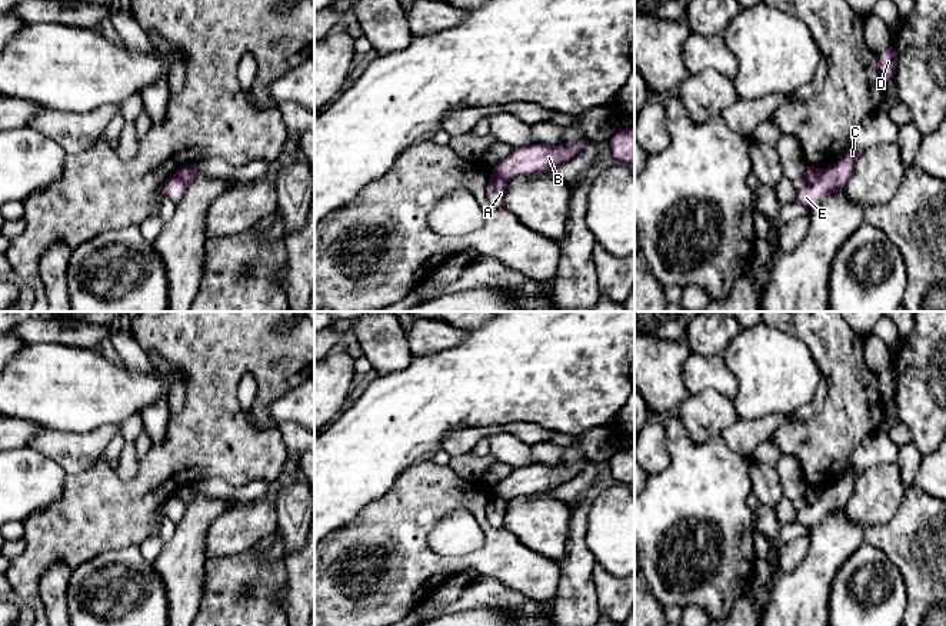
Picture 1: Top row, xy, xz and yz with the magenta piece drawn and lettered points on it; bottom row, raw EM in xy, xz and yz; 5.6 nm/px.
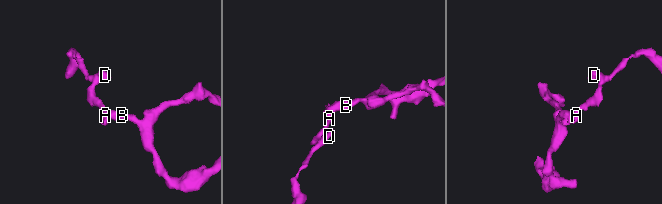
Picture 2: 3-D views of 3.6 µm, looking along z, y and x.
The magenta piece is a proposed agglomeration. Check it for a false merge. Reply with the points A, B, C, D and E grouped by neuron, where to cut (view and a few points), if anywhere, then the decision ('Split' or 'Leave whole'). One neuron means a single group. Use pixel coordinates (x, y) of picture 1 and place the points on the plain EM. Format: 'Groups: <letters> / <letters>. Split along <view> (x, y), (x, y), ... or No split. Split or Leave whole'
Groups: A C D E / B. Split along yz (823, 489), (819, 498), (808, 506). Split

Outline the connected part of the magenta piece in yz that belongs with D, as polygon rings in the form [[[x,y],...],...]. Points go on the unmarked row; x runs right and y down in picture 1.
[[[892,366],[877,376],[877,390],[883,403],[890,399],[895,399],[896,386],[897,386],[897,373]]]

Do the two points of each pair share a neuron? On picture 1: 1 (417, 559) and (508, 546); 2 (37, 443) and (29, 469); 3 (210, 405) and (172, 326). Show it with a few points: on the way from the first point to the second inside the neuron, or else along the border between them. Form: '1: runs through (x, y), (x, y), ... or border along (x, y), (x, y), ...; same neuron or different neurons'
1: runs through (440, 563), (485, 560); same neuron
2: border along (26, 446), (52, 458), (63, 468); different neurons
3: runs through (210, 385), (210, 365), (192, 346); same neuron

